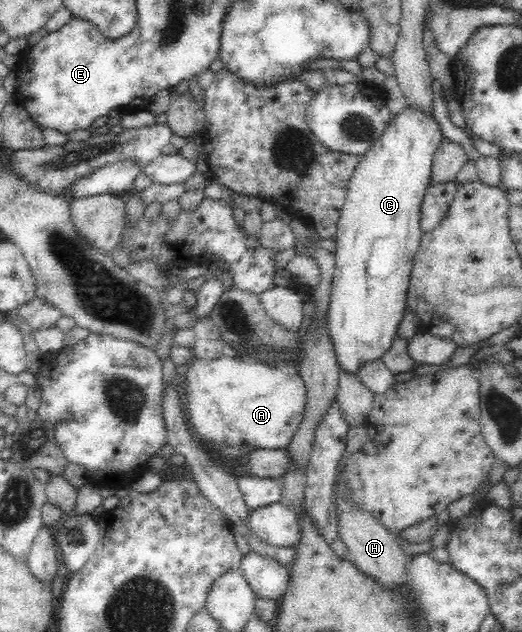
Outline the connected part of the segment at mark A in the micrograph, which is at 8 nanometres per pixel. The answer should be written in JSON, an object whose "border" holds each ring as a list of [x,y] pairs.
{"border":[[[226,353],[222,357],[207,361],[193,358],[192,365],[184,376],[187,404],[186,420],[197,439],[214,441],[230,446],[248,445],[252,449],[280,449],[286,447],[300,423],[306,405],[306,384],[298,371],[278,366],[271,366],[258,360],[238,358]]]}

